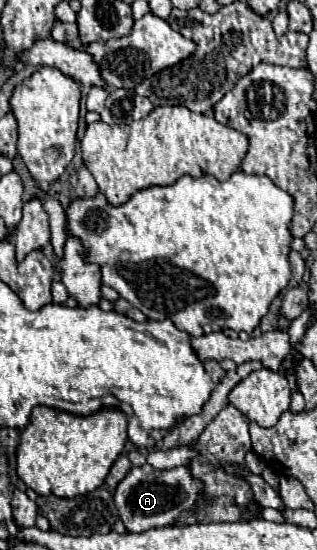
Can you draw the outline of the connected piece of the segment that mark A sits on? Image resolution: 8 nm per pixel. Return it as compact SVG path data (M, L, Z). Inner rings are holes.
M144 464L138 468L134 466L126 474L126 478L118 484L114 494L114 504L128 532L146 532L148 528L174 524L180 512L192 510L196 506L200 492L202 492L202 482L192 478L188 468L178 466L172 470L154 470L150 464Z

